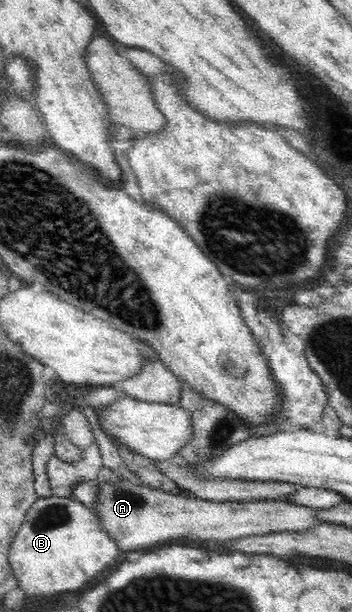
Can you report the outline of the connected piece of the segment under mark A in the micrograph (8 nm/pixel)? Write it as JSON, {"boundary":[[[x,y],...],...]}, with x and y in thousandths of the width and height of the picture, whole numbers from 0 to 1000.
{"boundary":[[[364,784],[278,786],[278,822],[256,825],[256,833],[284,843],[301,869],[324,876],[335,895],[352,904],[375,904],[381,897],[506,884],[500,877],[563,877],[574,884],[648,884],[665,879],[716,874],[761,874],[761,871],[801,871],[801,868],[844,868],[864,871],[903,858],[903,833],[881,827],[830,824],[813,817],[724,817],[705,820],[605,820],[568,814],[534,814],[523,809],[494,809],[401,789],[372,791]]]}

